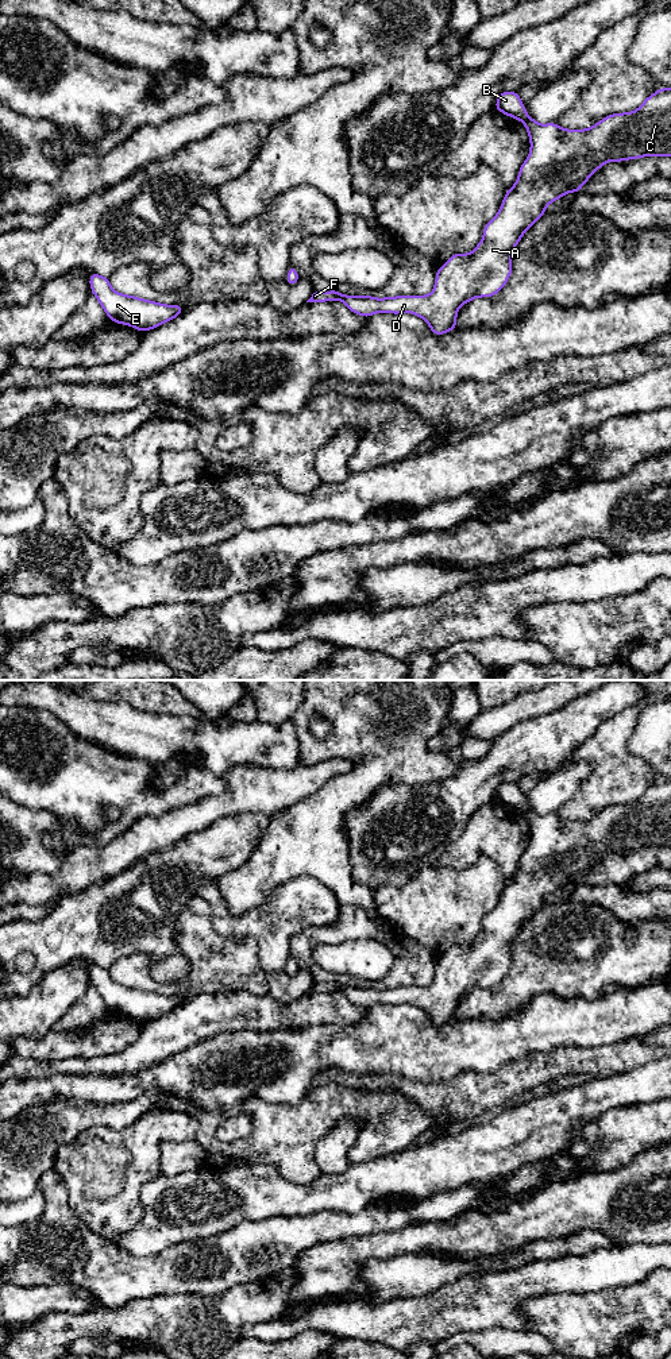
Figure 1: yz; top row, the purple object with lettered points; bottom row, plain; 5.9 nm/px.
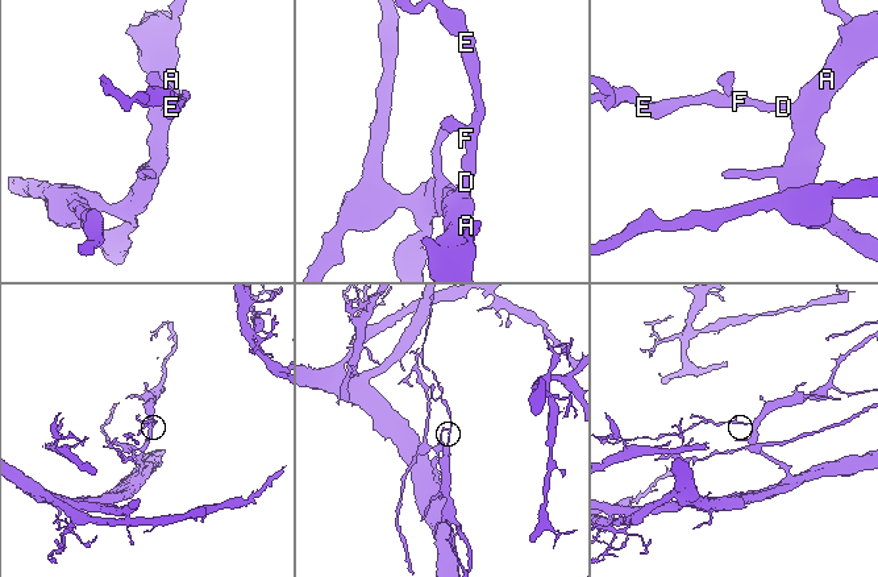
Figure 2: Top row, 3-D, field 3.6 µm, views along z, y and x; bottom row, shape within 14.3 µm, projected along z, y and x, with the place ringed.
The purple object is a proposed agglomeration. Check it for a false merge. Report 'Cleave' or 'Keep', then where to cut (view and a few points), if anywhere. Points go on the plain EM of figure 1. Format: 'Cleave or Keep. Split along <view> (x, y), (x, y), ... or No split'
Keep. No split

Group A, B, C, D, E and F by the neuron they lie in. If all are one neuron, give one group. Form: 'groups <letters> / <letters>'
groups A B C D E F

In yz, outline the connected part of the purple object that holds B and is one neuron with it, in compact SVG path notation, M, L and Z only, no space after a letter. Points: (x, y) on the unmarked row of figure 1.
M671 779L656 781L635 803L608 806L589 821L563 821L556 814L539 815L527 806L517 783L500 784L495 800L521 811L531 829L531 843L520 858L516 875L506 881L495 908L483 919L483 930L471 945L454 945L436 964L429 987L398 987L374 989L370 987L344 987L338 981L317 982L306 993L343 992L347 999L369 1008L378 1003L409 1003L424 1009L432 1023L440 1027L456 1019L459 999L477 989L493 988L512 965L510 943L524 923L545 903L545 897L559 888L582 881L583 875L606 853L641 848L671 848Z

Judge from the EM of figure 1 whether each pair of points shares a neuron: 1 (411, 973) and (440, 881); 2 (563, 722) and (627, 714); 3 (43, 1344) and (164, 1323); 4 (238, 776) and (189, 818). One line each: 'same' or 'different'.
1: different
2: different
3: same
4: same

